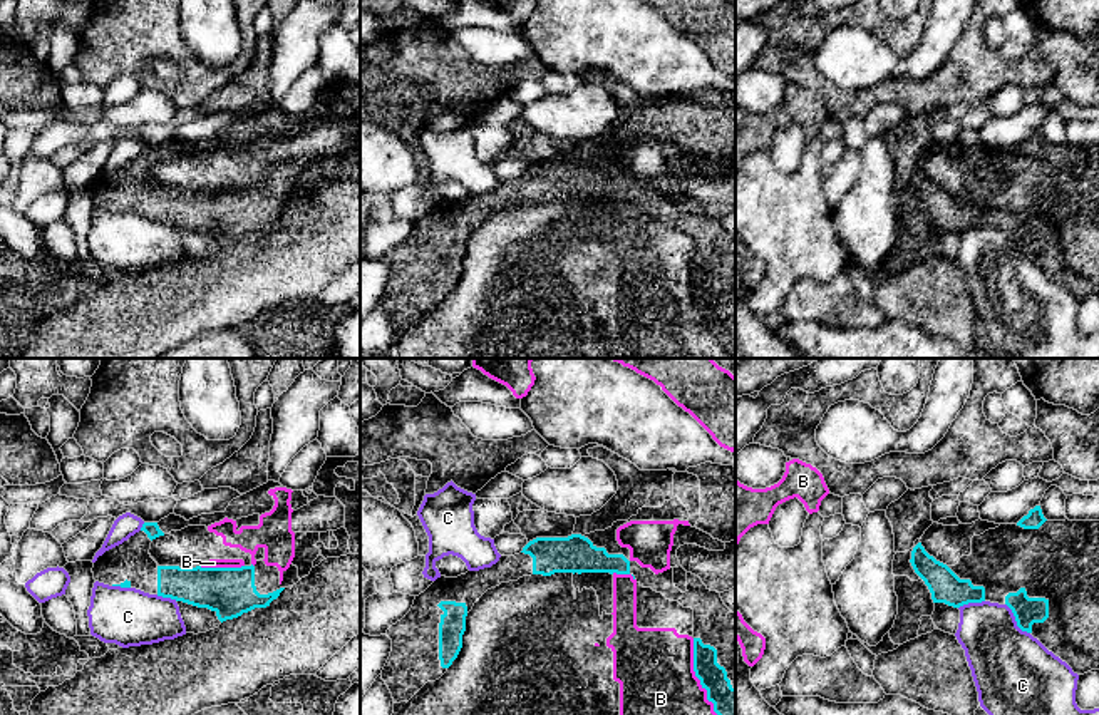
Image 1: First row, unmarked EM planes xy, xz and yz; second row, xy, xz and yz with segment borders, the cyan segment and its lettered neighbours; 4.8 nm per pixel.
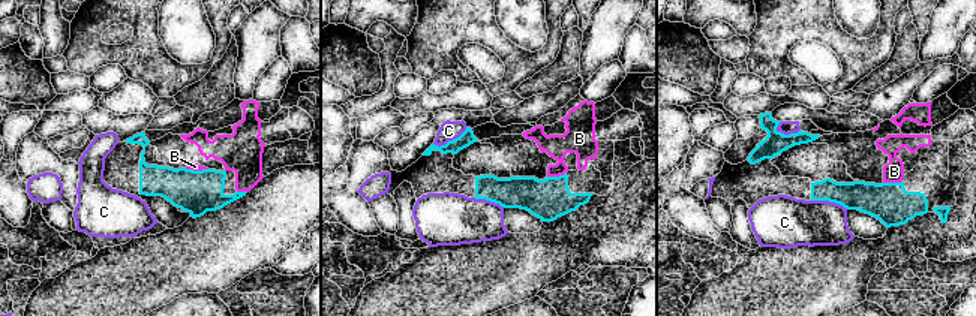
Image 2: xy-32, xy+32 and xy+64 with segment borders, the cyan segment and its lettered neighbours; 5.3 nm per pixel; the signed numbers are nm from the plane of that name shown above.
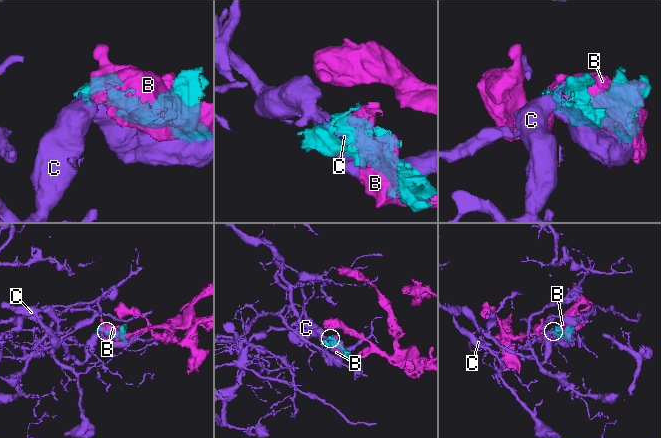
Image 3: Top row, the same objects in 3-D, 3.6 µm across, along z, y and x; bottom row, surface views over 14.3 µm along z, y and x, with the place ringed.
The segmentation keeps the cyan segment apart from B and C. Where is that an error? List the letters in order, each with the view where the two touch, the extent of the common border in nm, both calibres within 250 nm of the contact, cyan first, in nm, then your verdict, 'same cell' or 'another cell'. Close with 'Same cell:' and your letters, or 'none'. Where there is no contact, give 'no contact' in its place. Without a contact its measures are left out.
B: xz | 500 nm | 180/460 nm | another cell
C: yz | 190 nm | 130/380 nm | another cell
Same cell: none

